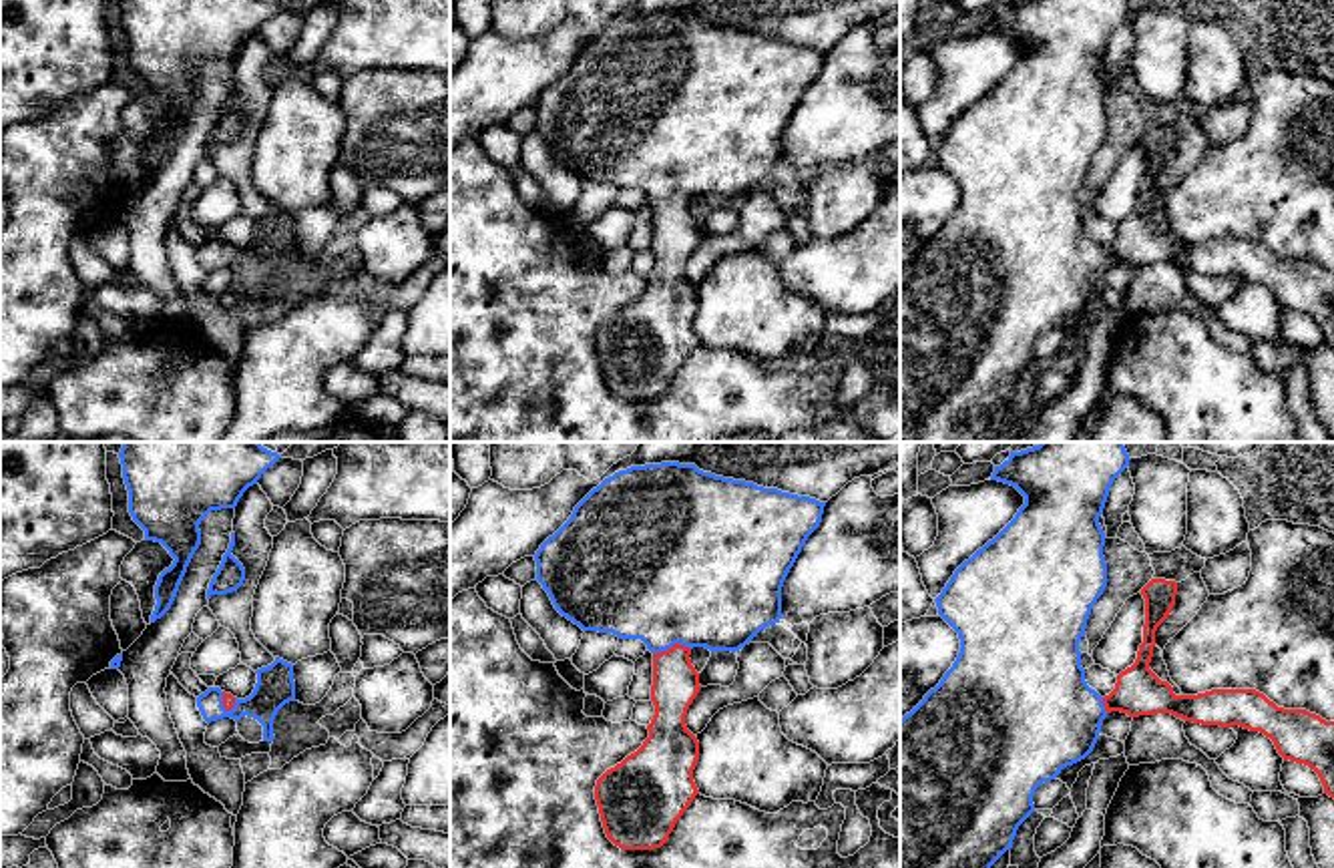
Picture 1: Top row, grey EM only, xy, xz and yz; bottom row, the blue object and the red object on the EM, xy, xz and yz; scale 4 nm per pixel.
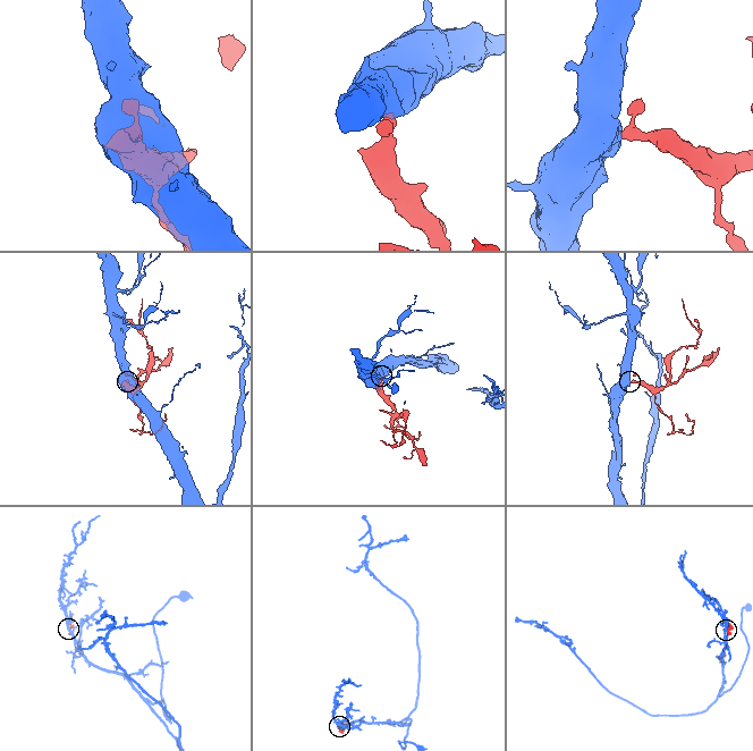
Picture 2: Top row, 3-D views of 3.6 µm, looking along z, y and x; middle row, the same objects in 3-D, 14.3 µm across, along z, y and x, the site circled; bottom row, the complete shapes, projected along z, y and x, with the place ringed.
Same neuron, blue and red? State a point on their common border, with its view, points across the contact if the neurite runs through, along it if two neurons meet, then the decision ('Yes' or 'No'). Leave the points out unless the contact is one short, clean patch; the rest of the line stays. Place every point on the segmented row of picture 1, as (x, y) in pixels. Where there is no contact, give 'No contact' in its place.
Touches blue at xz (672, 645). Path across: xz (665, 583), (672, 645), (676, 684). Yes

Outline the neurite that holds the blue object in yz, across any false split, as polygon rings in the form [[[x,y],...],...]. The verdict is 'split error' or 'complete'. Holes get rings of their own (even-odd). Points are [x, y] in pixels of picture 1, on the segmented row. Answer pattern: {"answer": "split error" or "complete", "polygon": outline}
{"answer": "split error", "polygon": [[[1041,442],[1013,452],[994,466],[990,480],[1015,486],[1025,504],[1015,518],[968,561],[934,599],[938,615],[958,633],[960,653],[940,683],[900,719],[900,868],[990,868],[1013,848],[1019,826],[1035,812],[1033,796],[1063,768],[1085,760],[1111,711],[1129,717],[1171,713],[1201,725],[1240,725],[1270,737],[1284,760],[1314,770],[1324,794],[1334,798],[1334,721],[1306,709],[1284,709],[1256,689],[1211,689],[1175,695],[1151,669],[1155,631],[1175,605],[1177,583],[1151,579],[1145,599],[1143,643],[1131,667],[1117,675],[1115,689],[1101,697],[1085,681],[1079,641],[1093,605],[1107,587],[1105,532],[1099,524],[1113,480],[1129,466],[1123,442]]]}

